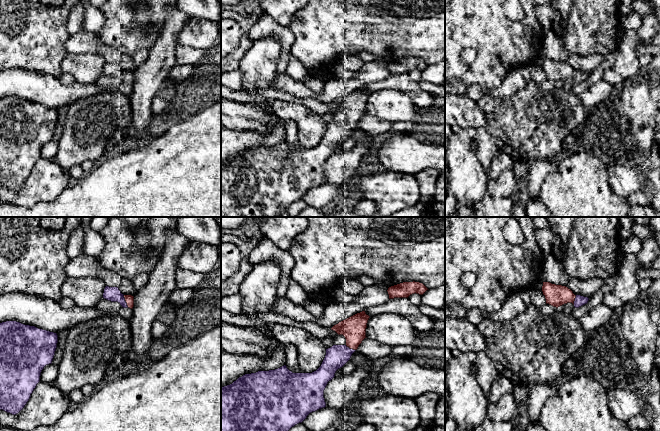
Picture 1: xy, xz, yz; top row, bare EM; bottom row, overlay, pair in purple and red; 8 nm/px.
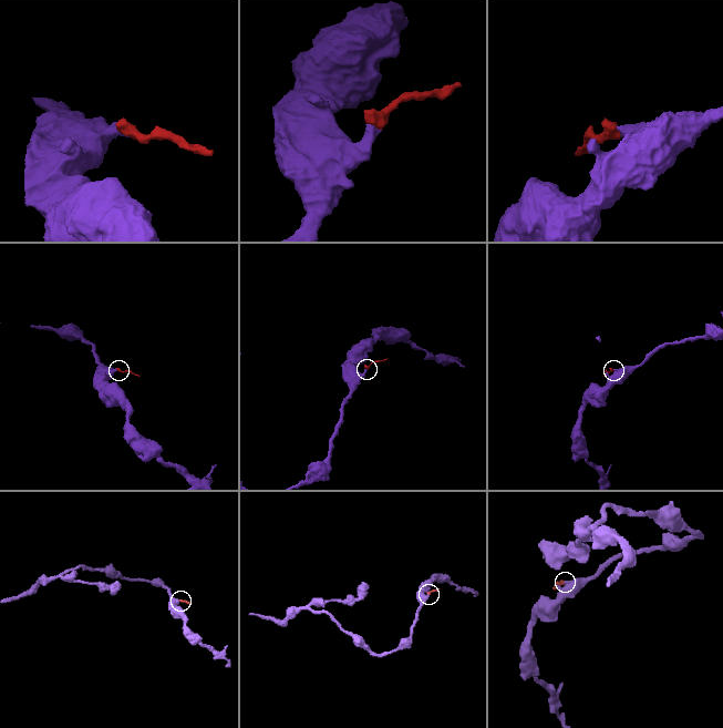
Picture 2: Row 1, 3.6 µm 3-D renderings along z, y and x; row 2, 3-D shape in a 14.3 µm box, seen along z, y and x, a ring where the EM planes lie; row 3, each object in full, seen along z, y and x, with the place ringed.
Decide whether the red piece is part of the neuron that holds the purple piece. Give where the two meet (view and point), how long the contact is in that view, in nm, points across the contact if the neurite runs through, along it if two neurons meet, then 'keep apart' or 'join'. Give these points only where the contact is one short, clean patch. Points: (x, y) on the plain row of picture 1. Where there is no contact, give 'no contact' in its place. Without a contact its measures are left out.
contact xy (125, 77); length 110 nm; join

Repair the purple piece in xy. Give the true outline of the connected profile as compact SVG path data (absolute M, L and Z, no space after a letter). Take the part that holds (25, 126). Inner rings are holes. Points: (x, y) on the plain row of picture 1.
M17 97L0 99L0 186L12 191L18 190L40 158L41 148L46 141L52 140L58 119L57 109L25 101Z

